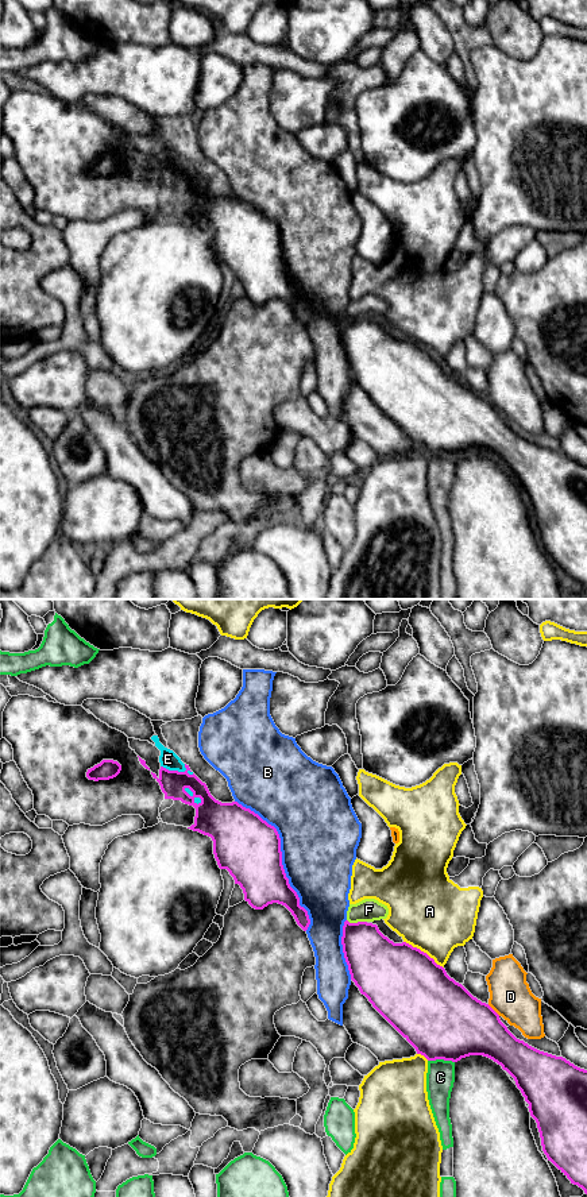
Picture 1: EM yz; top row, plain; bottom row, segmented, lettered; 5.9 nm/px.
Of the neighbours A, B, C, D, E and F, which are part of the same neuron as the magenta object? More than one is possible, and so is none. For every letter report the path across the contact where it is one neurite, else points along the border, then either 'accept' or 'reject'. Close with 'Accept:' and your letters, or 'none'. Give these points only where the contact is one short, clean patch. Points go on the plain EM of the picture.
A: reject
B: reject
C: border along yz (428, 455), (451, 455), (454, 458); reject
D: reject
E: reject
F: border along yz (347, 315), (350, 317), (366, 317); reject
Accept: none

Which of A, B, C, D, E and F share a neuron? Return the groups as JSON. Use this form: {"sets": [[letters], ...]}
{"sets": [["A"], ["B"], ["C"], ["D"], ["E", "F"]]}

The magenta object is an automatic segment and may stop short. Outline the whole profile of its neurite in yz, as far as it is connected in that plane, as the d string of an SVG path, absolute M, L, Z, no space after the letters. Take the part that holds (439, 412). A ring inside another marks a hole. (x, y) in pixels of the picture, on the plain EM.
M345 316L341 340L351 375L417 449L452 457L483 451L514 474L537 518L548 556L587 590L587 466L517 435L488 399L451 374L433 354L406 337L394 339L376 320Z

